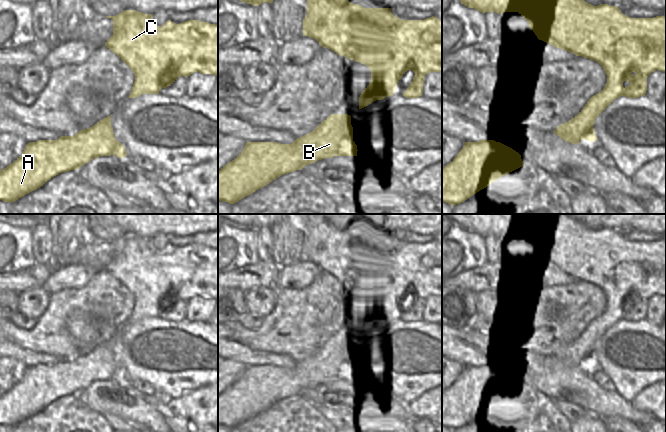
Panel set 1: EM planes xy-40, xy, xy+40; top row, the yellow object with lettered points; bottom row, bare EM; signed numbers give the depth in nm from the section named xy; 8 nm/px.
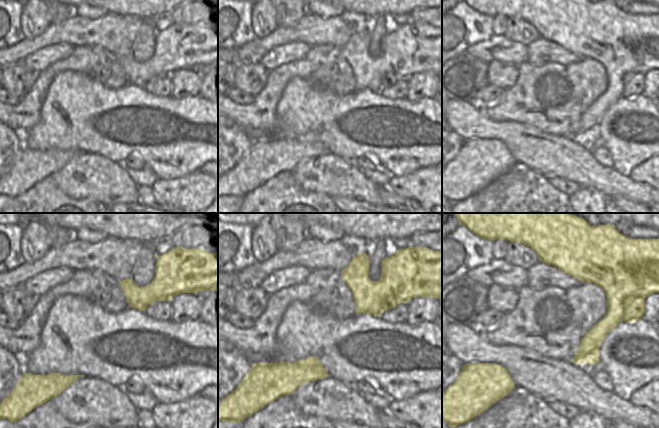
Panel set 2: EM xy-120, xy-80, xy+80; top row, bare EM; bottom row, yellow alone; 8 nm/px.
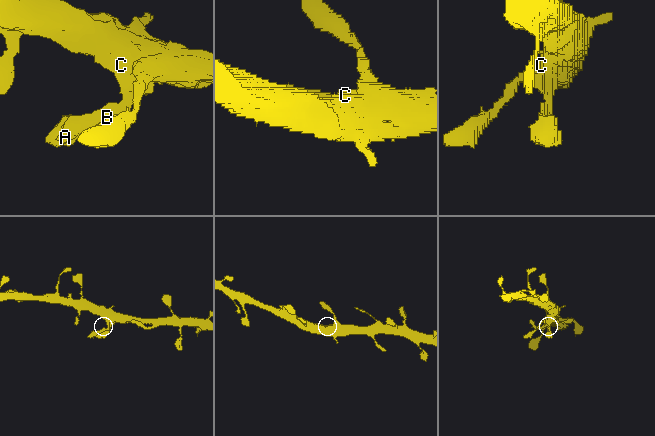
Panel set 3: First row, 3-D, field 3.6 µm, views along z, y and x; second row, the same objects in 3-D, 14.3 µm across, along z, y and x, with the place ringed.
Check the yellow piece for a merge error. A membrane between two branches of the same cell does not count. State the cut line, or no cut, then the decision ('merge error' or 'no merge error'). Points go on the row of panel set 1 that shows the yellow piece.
cut none; no merge error

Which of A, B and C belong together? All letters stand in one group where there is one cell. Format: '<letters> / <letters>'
A B C

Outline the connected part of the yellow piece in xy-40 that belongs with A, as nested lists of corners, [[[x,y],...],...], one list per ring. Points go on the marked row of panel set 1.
[[[111,116],[74,136],[30,142],[12,164],[0,170],[0,200],[13,203],[62,172],[110,155],[127,156],[125,147],[115,139]]]

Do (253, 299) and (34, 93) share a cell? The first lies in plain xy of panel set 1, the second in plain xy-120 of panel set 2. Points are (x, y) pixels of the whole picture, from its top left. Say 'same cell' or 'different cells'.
different cells

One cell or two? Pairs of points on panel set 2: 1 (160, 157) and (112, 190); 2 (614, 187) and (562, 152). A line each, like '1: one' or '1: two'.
1: two
2: one

